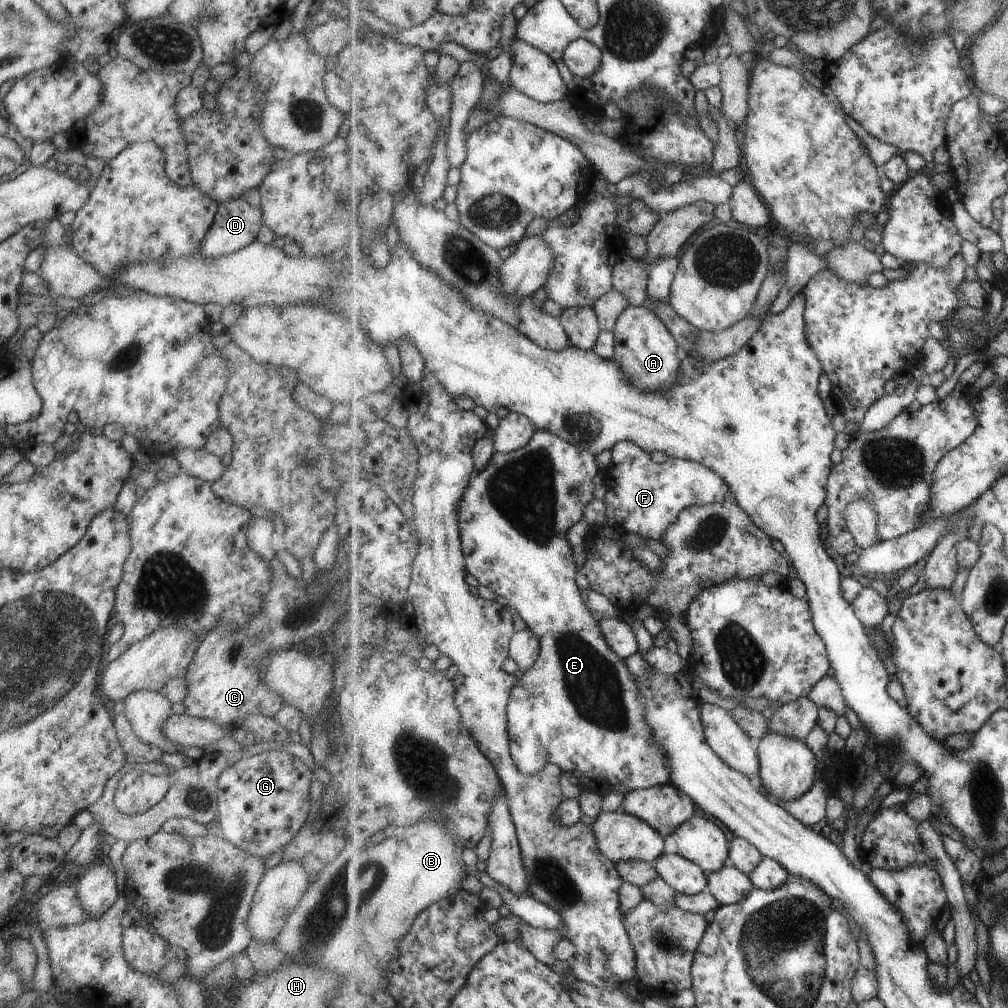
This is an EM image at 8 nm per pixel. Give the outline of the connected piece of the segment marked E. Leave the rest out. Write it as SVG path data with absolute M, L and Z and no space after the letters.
M538 428L529 444L512 453L493 453L491 462L483 470L480 470L479 474L474 474L463 499L459 501L458 527L470 574L496 595L506 598L541 641L537 662L525 674L518 675L518 681L513 687L508 702L510 753L515 766L523 774L531 776L541 772L541 769L548 764L554 764L579 778L581 784L589 790L595 790L599 794L620 792L626 795L635 789L648 789L655 785L671 783L672 769L668 767L668 753L664 752L664 746L656 739L656 733L652 731L652 726L648 724L648 709L640 692L640 686L634 679L634 674L629 670L625 661L611 648L608 640L605 640L601 623L593 618L593 611L583 598L583 590L579 588L579 584L575 580L577 564L575 564L575 558L573 558L573 548L567 542L567 532L575 522L584 518L585 508L594 499L595 484L593 482L600 476L602 476L602 473L597 466L597 455L594 452L572 445L556 434Z

